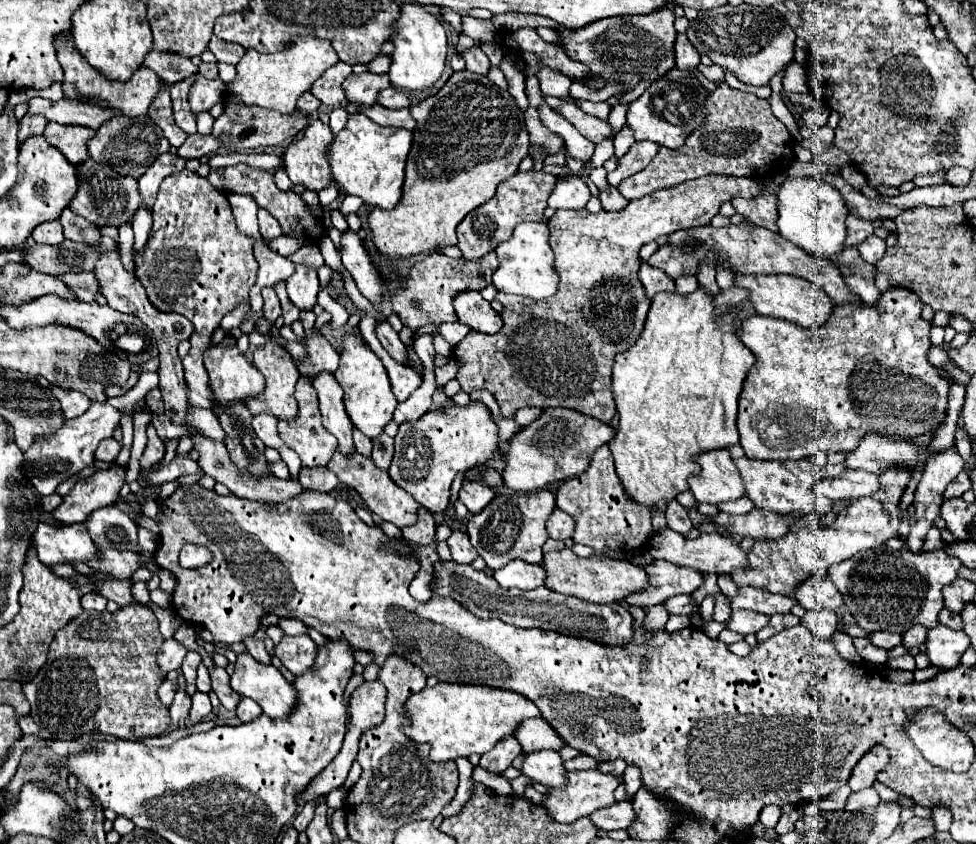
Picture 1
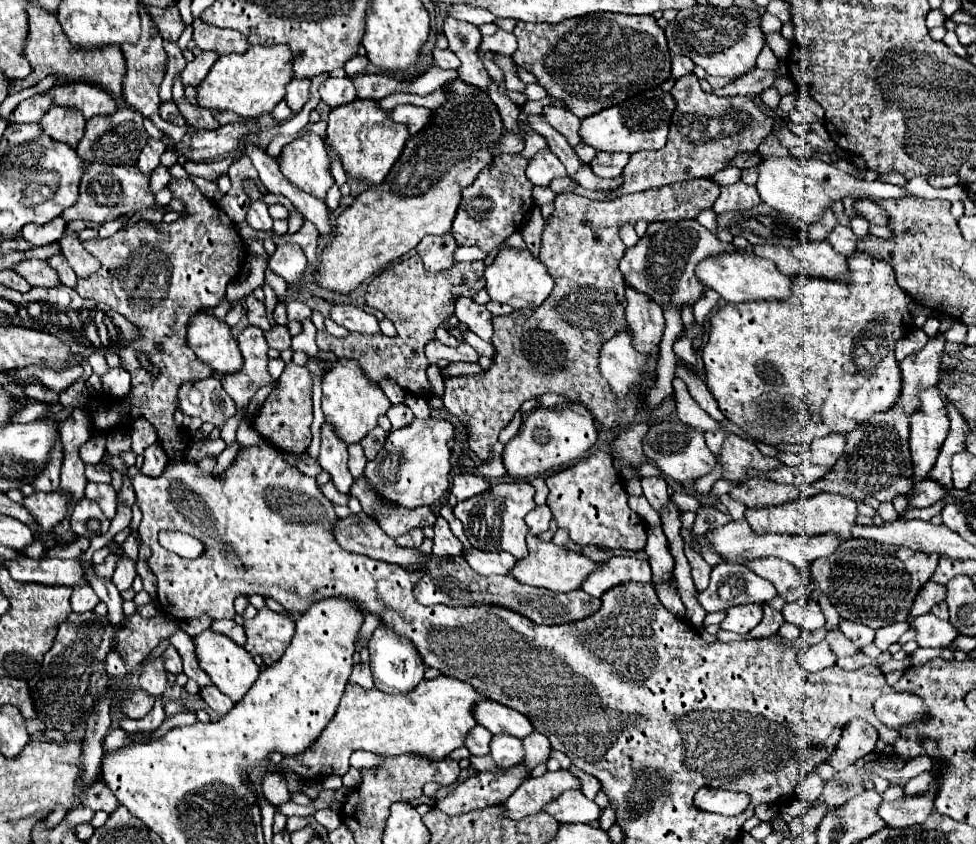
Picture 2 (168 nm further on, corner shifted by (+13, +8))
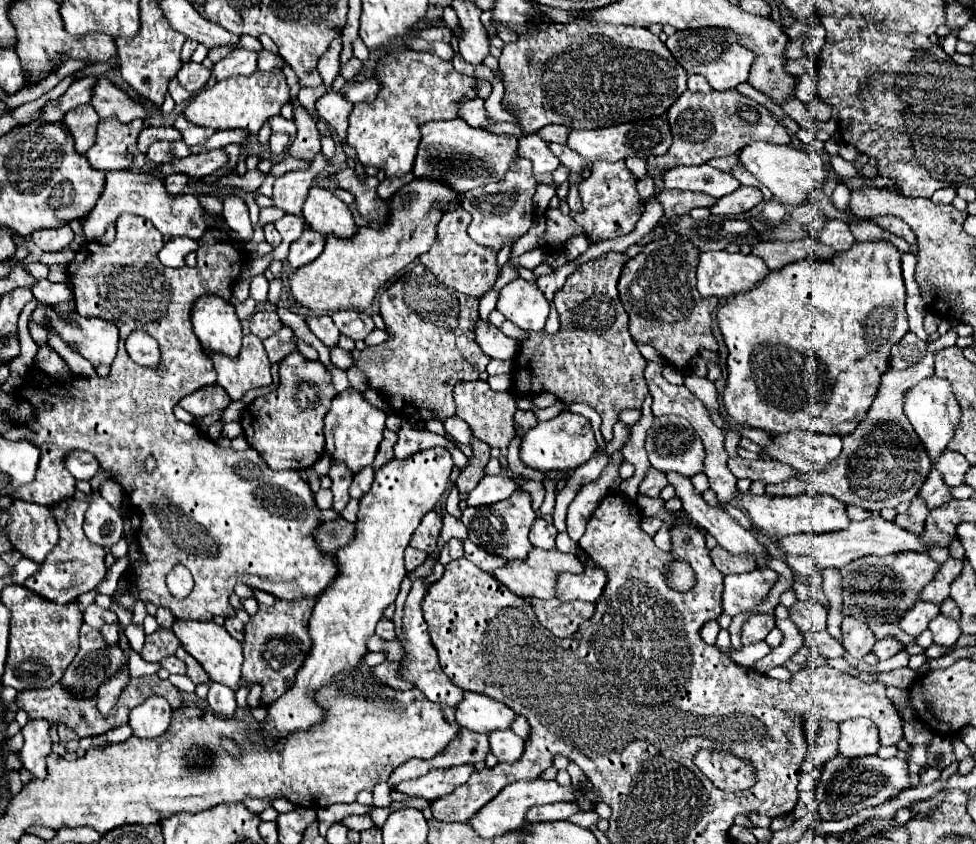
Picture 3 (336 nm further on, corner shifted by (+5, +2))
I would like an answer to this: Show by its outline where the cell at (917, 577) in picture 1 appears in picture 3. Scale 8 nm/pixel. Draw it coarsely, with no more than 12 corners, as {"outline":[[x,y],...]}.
{"outline":[[924,553],[840,569],[862,623],[900,623],[940,565]]}

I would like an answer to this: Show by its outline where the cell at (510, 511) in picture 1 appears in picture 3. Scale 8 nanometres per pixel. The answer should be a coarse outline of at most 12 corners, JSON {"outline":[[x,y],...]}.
{"outline":[[524,489],[494,505],[466,507],[468,539],[524,561],[536,519]]}

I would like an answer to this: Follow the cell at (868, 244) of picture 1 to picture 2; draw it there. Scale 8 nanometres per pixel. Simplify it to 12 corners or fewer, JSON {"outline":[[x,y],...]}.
{"outline":[[836,225],[828,237],[834,251],[852,255],[856,235],[850,227]]}

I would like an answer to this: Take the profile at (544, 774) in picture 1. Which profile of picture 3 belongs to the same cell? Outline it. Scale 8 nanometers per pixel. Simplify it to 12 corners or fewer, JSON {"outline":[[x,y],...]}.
{"outline":[[514,731],[490,733],[490,749],[502,763],[524,753]]}

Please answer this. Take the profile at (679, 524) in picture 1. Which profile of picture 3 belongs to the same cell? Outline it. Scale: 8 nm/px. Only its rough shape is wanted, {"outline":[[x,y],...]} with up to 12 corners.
{"outline":[[650,467],[640,493],[658,497],[666,485],[666,475]]}

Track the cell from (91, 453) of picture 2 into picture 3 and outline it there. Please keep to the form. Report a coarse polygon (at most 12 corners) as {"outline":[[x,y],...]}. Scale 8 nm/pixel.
{"outline":[[86,451],[70,453],[66,467],[78,481],[90,481],[100,469]]}

